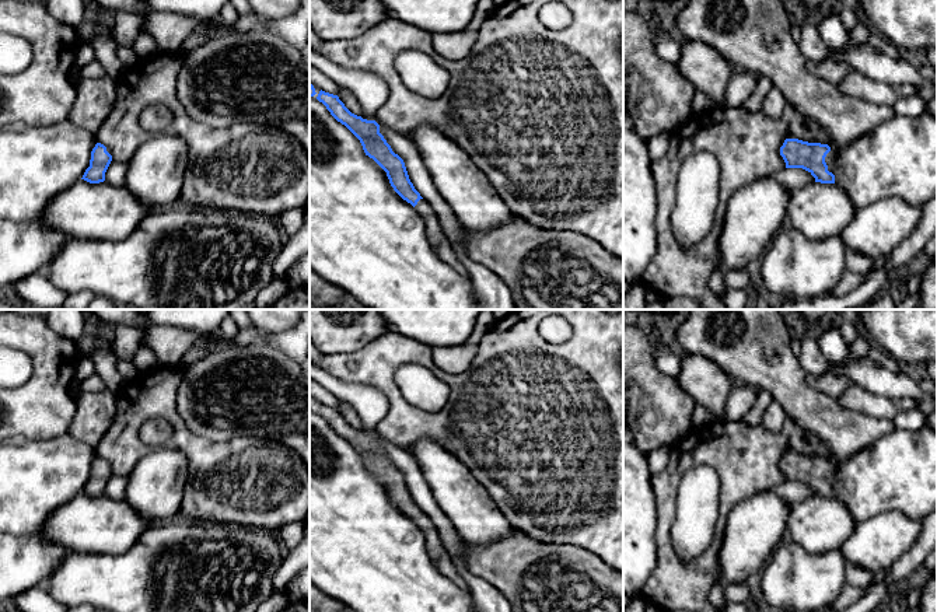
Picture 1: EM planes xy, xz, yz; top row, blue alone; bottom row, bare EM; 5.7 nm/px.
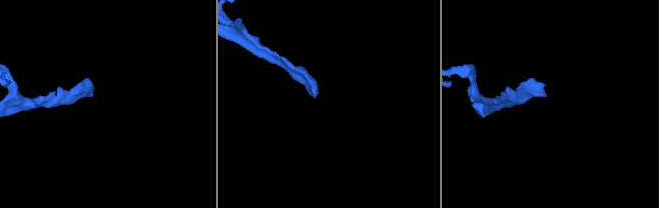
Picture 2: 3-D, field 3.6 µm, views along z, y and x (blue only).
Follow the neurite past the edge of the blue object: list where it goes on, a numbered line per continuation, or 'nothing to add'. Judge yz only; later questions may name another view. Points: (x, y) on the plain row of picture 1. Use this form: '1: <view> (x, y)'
1: yz (831, 471)

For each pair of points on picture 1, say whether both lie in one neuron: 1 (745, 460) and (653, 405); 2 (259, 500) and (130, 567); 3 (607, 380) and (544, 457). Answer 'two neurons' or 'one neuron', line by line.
1: two neurons
2: two neurons
3: one neuron

